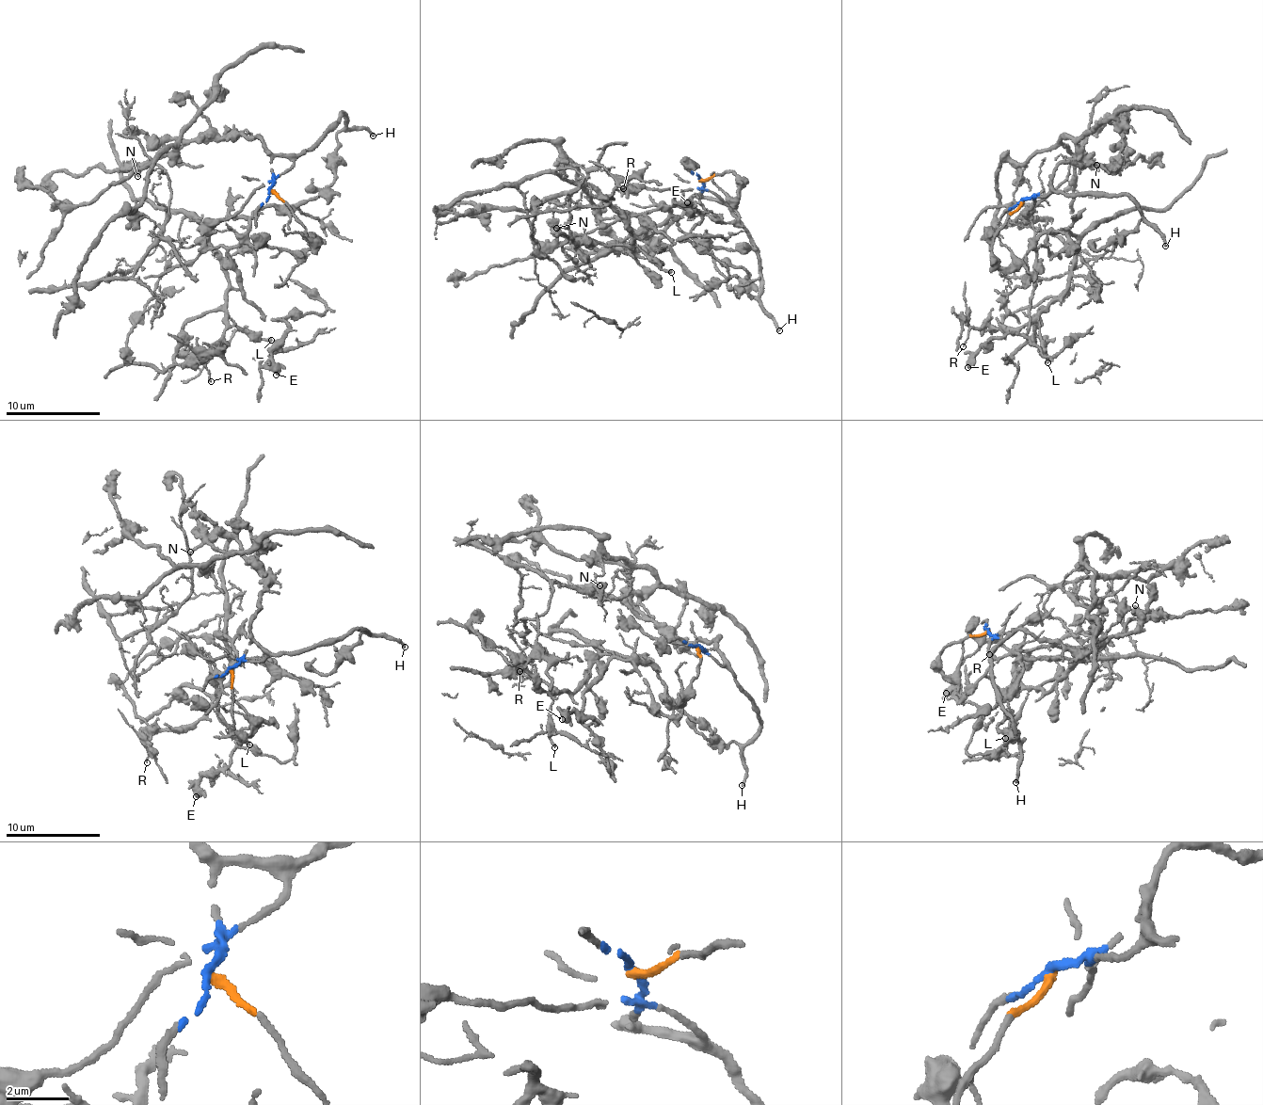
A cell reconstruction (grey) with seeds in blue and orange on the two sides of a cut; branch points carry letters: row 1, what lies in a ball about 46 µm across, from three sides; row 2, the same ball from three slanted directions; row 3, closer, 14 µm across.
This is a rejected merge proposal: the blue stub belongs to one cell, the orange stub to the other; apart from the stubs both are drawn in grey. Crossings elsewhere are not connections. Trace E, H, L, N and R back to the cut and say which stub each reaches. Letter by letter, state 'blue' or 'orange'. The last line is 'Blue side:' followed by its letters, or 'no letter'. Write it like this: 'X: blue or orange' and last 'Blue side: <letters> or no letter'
E: orange
H: blue
L: orange
N: blue
R: orange
Blue side: H, N

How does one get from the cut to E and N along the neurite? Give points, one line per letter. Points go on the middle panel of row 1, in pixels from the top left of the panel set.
E: (700, 180), (735, 176), (739, 218), (659, 207), (645, 219), (681, 241), (700, 215), (688, 203)
N: (700, 180), (703, 189), (722, 198), (695, 197), (645, 246), (563, 244), (557, 241), (557, 228)

